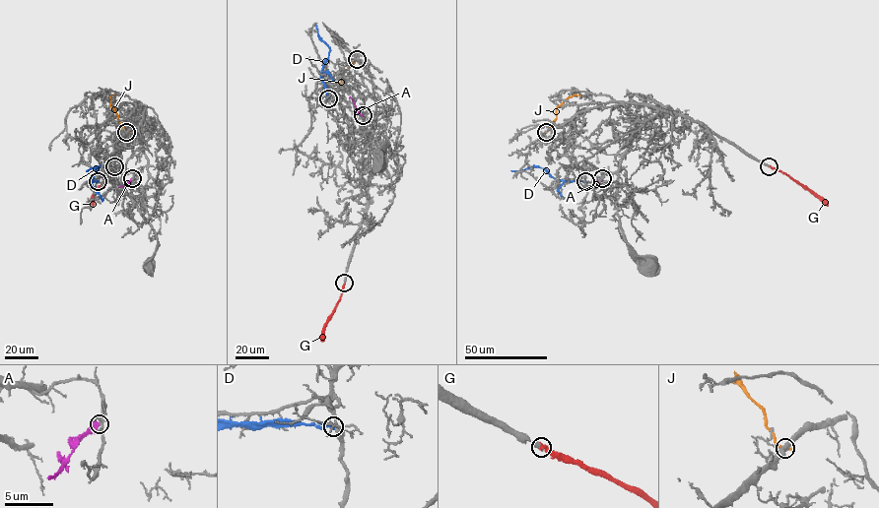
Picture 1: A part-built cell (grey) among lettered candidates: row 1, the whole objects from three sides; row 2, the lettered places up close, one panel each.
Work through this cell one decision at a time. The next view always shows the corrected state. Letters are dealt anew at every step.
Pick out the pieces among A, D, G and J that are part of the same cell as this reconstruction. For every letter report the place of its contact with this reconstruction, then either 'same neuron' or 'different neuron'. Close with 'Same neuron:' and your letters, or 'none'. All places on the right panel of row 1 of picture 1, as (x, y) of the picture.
A: (602, 178) | different neuron
D: (585, 181) | different neuron
G: (769, 166) | same neuron
J: (546, 132) | different neuron
Same neuron: G

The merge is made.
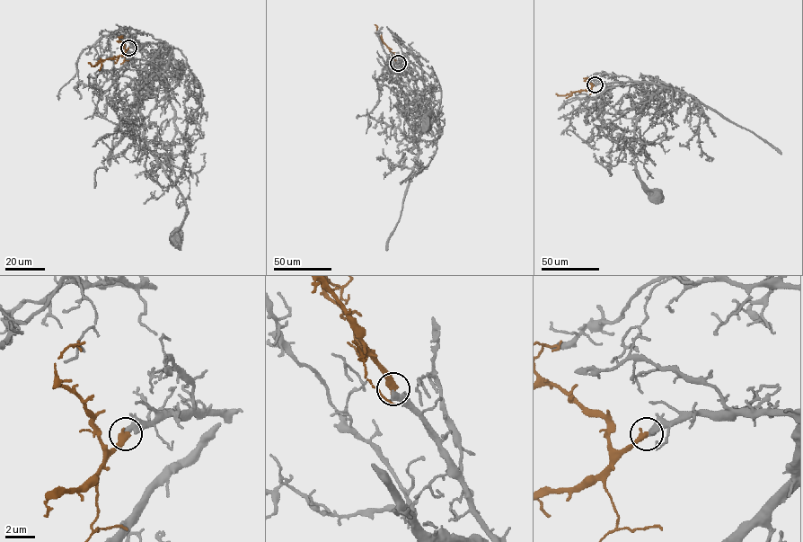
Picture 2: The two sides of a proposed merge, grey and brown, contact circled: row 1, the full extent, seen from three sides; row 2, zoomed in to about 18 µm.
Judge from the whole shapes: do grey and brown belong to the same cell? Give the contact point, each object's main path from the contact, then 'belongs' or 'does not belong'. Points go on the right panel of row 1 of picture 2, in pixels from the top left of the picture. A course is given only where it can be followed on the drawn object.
place (595, 84); course grey (595, 84), (653, 82), (668, 88), (647, 102), (637, 122), (633, 147), (639, 181), (658, 196); course brown (595, 84), (565, 95), (556, 93); belongs

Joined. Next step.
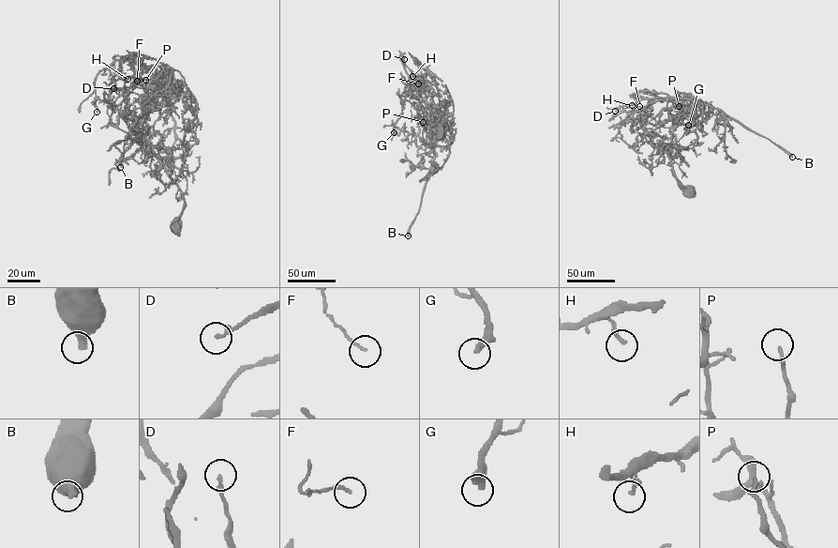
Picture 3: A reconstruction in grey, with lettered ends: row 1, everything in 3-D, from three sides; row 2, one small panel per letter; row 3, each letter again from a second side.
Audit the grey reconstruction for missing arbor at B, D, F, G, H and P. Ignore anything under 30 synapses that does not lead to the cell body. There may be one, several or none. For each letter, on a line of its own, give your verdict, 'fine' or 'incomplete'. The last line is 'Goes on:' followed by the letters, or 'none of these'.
B: fine
D: fine
F: fine
G: incomplete
H: fine
P: incomplete
Goes on: G, P

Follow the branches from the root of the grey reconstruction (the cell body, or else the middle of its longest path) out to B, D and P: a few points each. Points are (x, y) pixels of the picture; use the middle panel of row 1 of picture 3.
B: (441, 135), (444, 119), (426, 114), (423, 128), (433, 144), (433, 162), (408, 235)
D: (441, 135), (445, 122), (442, 116), (426, 114), (424, 129), (434, 144), (433, 110), (404, 59)
P: (441, 135), (445, 122), (442, 116), (426, 114), (424, 125), (423, 122)

